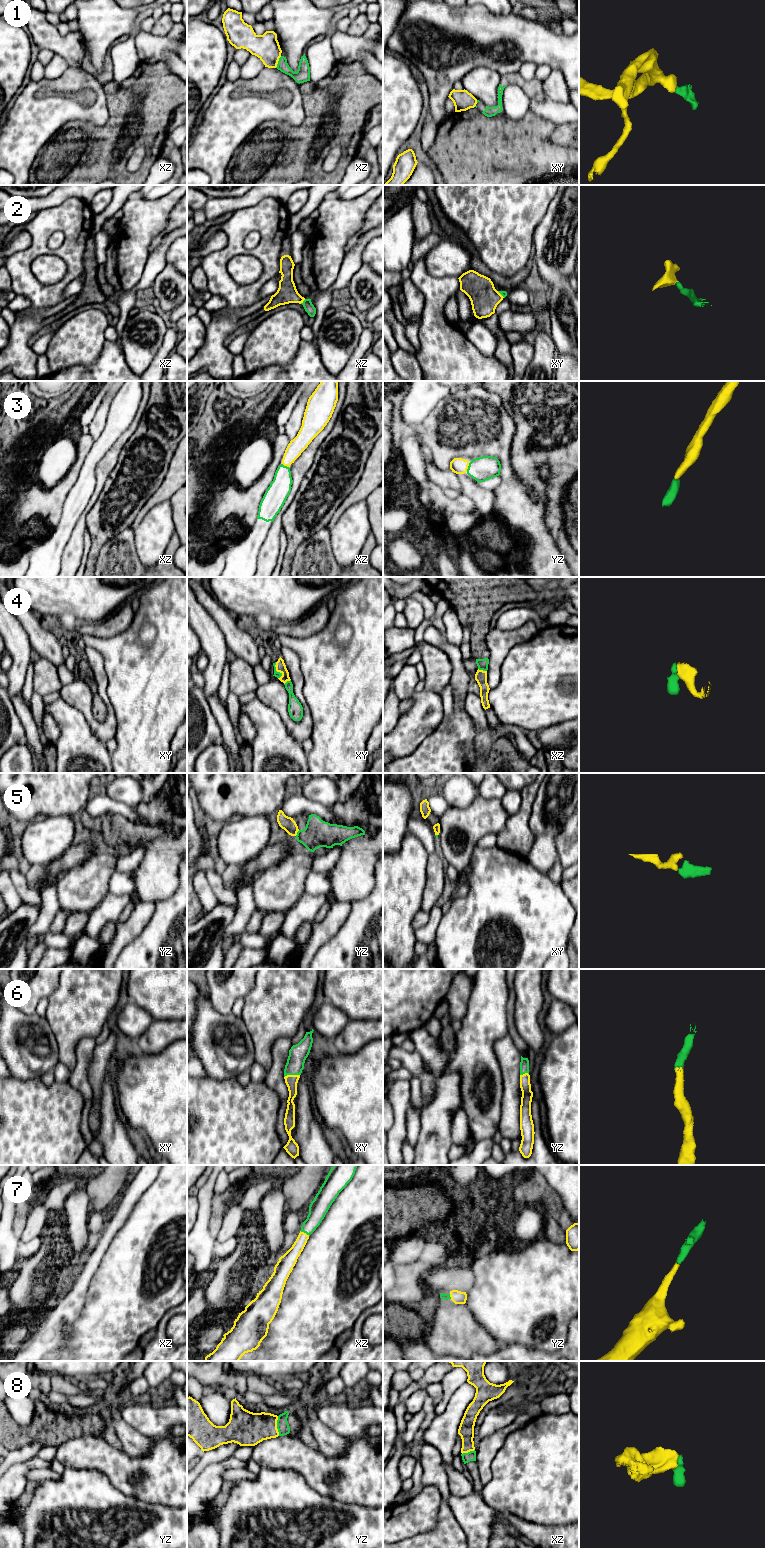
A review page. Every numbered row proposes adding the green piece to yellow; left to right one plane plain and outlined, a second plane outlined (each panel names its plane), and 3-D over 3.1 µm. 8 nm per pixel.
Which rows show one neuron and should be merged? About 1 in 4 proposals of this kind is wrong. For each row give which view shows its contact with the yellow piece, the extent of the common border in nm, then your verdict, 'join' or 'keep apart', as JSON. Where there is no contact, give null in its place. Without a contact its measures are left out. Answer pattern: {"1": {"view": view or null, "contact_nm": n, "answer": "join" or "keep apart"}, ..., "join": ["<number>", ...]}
{"1": {"view": "xz", "contact_nm": 110, "answer": "keep apart"}, "2": {"view": "xz", "contact_nm": 60, "answer": "join"}, "3": {"view": "yz", "contact_nm": 80, "answer": "join"}, "4": {"view": "xy", "contact_nm": 140, "answer": "join"}, "5": {"view": "yz", "contact_nm": 60, "answer": "join"}, "6": {"view": "xy", "contact_nm": 130, "answer": "join"}, "7": {"view": "xz", "contact_nm": 80, "answer": "join"}, "8": {"view": "yz", "contact_nm": 160, "answer": "join"}, "join": ["2", "3", "4", "5", "6", "7", "8"]}

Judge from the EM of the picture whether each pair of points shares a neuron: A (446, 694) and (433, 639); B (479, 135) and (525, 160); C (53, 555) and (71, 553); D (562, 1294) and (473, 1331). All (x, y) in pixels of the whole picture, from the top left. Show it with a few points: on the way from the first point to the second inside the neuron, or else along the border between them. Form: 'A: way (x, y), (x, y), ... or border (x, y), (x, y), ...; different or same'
A: border (449, 683), (454, 699); different
B: way (490, 146), (499, 155), (514, 155); same
C: border (66, 544), (60, 566); different
D: border (468, 1308), (474, 1318), (500, 1342); different

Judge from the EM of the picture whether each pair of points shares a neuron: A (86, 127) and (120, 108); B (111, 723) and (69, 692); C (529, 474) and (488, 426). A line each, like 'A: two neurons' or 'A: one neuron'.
A: one neuron
B: one neuron
C: two neurons

